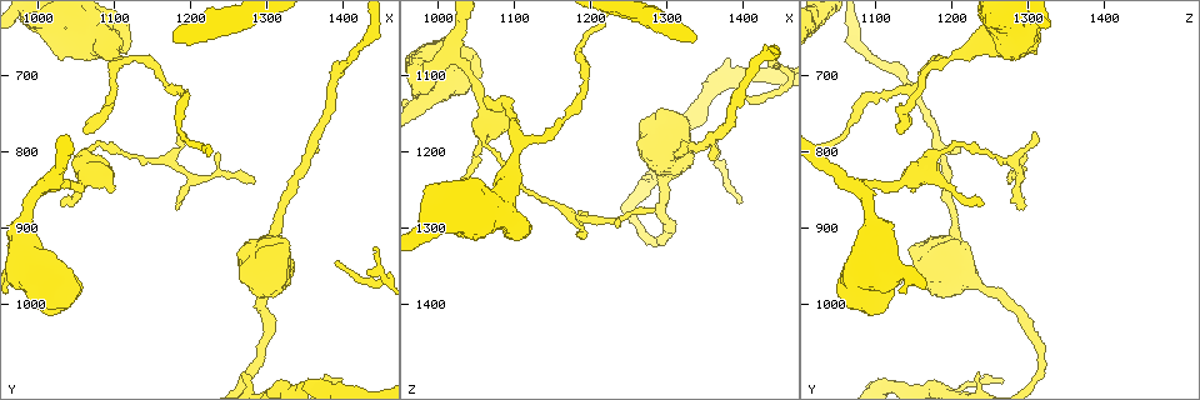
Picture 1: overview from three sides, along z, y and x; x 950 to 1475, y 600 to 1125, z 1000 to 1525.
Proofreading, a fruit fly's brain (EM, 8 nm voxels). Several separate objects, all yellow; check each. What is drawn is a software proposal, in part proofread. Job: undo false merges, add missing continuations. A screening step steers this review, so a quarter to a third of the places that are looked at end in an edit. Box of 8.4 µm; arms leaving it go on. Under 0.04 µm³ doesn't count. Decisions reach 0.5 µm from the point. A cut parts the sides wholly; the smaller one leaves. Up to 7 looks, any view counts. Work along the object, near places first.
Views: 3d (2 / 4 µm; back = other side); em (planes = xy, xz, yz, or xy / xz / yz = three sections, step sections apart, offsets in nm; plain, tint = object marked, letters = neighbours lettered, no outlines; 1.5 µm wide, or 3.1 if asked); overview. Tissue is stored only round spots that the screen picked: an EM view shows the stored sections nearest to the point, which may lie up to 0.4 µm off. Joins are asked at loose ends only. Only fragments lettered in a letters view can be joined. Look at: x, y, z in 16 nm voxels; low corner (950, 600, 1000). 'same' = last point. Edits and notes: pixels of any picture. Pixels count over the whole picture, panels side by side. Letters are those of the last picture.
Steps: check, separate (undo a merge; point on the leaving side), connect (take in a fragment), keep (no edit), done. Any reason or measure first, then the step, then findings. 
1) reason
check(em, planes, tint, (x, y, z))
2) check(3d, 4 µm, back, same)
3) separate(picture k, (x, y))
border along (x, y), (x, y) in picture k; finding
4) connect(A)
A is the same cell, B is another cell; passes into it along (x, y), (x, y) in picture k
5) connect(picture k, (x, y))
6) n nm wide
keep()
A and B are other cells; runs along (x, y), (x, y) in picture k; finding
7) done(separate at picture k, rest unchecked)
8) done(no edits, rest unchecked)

thick turns thin
check(3d, 4 µm, (1315, 900, 1205))

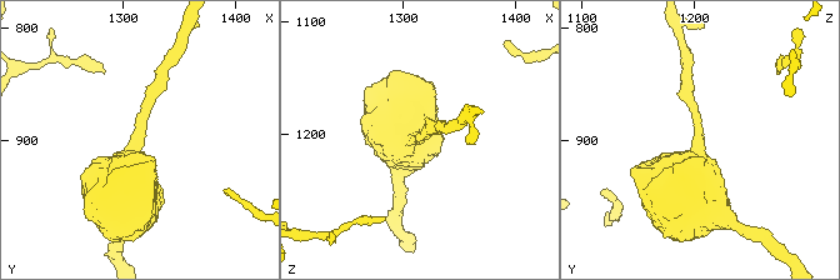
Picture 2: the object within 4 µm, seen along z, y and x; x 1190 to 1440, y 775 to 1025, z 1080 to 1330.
check(em, xy, step 8, letters, (1310, 900, 1204))

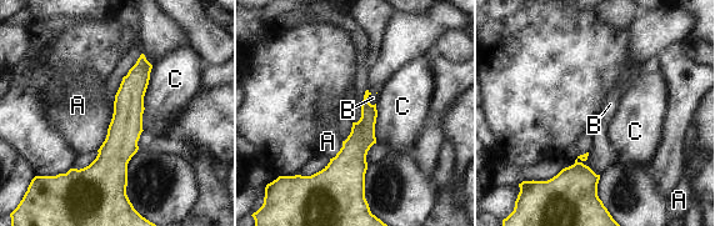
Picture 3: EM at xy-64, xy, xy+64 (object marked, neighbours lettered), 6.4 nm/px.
C touches over 420 nm
keep()
A, B and C are other cells; border along (113, 114), (106, 137), (96, 150) in picture 3; one neuron here

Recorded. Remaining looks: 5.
thin end
check(3d, 4 µm, back, (1180, 875, 1295))

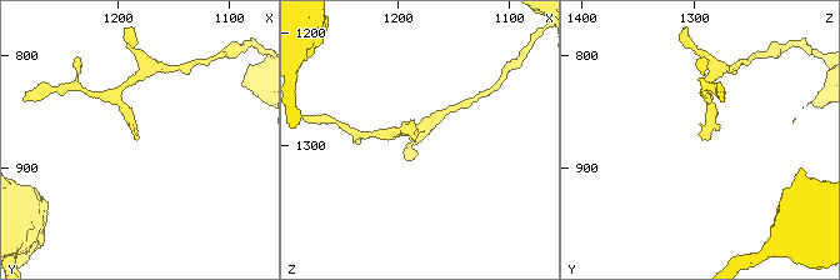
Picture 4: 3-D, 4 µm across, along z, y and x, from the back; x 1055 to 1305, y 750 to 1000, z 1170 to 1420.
check(em, planes, letters, (1184, 874, 1294))

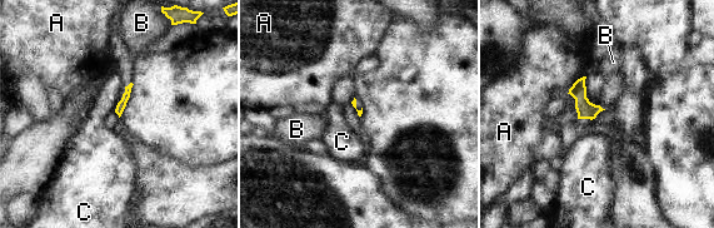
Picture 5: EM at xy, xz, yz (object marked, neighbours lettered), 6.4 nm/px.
keep()
A, B and C are other cells; border along (585, 77), (585, 97), (605, 109) in picture 5; no lettered fragment goes on from it

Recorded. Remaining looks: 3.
tapers out
check(em, yz, step 8, letters, (1065, 770, 1130))

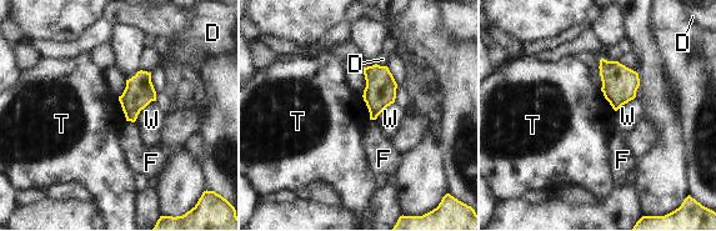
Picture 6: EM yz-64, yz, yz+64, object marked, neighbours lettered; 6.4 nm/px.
check(em, planes, letters, same)

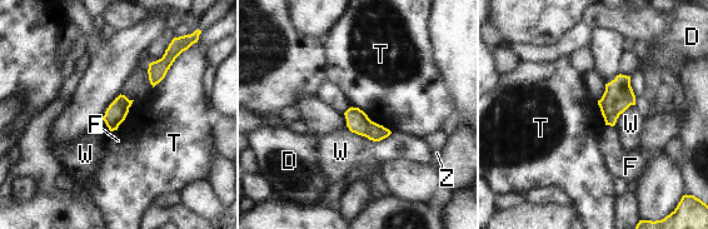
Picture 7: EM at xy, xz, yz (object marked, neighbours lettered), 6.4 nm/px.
keep()
D, F, T, W and Z are other cells; border along (352, 105), (392, 132) in picture 7; none of them fits

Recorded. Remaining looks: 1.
done(no edits, rest unchecked)

